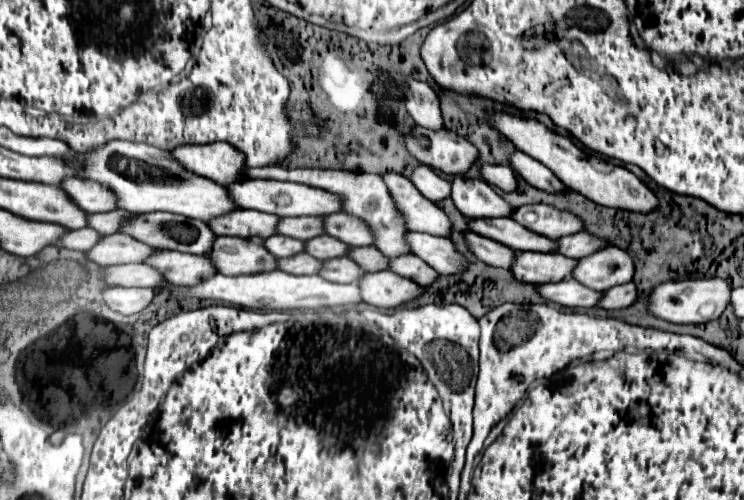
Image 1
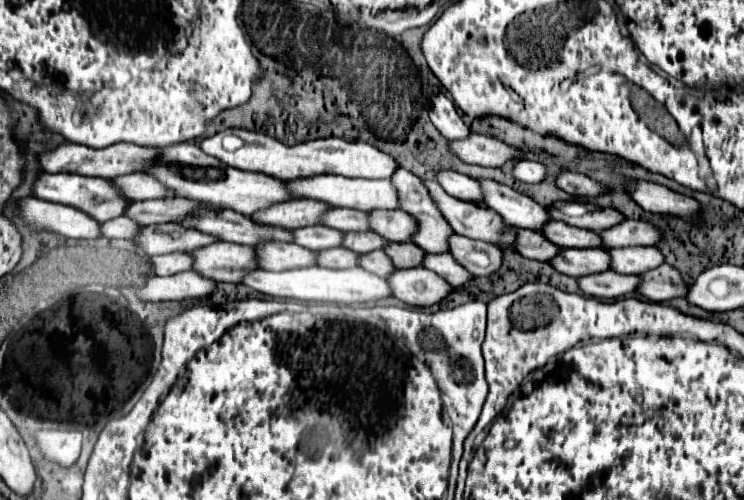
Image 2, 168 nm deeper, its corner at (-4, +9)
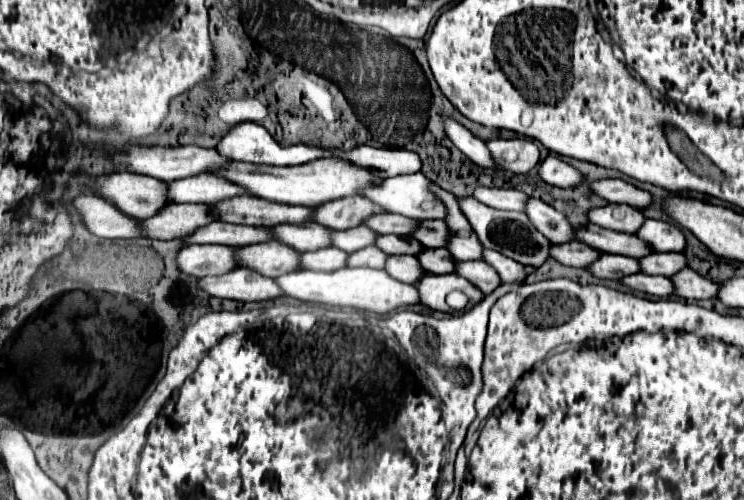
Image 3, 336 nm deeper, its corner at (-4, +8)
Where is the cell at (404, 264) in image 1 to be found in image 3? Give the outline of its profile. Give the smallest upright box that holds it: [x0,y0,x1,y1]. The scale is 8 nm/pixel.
[456,262,502,294]

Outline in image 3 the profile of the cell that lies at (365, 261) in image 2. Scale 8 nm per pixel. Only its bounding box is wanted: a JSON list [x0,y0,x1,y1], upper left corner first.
[386,256,426,284]

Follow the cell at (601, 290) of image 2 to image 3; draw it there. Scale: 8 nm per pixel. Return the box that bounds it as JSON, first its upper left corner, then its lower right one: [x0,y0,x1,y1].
[622,274,674,298]

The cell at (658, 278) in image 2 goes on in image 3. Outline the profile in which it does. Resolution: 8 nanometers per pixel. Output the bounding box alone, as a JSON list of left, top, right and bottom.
[672,268,720,300]

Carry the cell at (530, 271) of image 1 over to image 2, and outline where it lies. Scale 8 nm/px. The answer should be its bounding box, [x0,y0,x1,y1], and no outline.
[550,247,608,277]

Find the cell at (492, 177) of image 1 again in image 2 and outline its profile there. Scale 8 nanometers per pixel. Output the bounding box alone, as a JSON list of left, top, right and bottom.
[512,161,546,183]

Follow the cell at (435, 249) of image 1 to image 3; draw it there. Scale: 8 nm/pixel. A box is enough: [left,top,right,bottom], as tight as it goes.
[484,250,528,284]

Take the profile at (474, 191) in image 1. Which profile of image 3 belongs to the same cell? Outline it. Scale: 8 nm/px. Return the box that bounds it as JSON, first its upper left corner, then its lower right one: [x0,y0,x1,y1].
[526,198,576,244]

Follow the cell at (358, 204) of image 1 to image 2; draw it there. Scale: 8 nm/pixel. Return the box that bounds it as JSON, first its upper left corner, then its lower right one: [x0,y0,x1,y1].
[392,167,452,253]

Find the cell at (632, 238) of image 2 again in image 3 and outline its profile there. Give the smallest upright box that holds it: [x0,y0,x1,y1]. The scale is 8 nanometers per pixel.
[636,220,686,252]

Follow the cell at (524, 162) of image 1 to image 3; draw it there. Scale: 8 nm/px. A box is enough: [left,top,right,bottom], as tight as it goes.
[590,180,652,210]

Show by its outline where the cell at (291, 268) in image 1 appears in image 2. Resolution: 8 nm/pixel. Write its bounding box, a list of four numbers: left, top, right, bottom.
[316,247,358,269]

